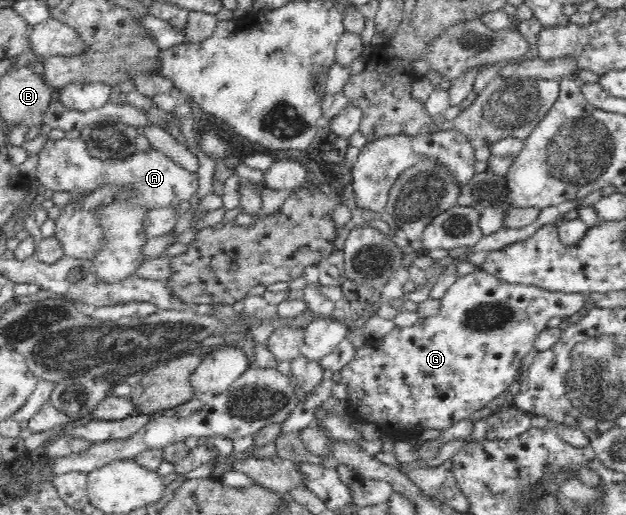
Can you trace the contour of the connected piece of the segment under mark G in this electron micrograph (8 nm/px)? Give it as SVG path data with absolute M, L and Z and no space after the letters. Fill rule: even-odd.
M475 267L474 270L471 270L464 276L457 276L453 285L451 285L442 298L439 299L440 308L438 309L438 315L429 318L419 318L415 326L404 328L395 326L390 333L382 338L374 338L373 341L369 341L367 345L357 348L355 359L350 361L345 367L342 367L340 371L341 380L339 382L344 384L347 389L346 399L348 404L346 411L348 415L354 417L356 421L361 421L361 423L374 423L382 435L389 438L417 437L426 429L443 431L453 422L471 417L478 409L485 407L490 401L493 401L493 399L499 397L504 392L508 393L507 389L509 389L509 385L517 380L517 371L521 365L521 361L527 357L529 351L533 351L534 341L544 329L547 329L547 324L553 317L566 320L577 311L585 312L587 310L587 303L589 303L589 301L597 301L601 296L602 294L597 292L590 294L552 292L541 289L536 285L509 283L495 277L493 274L487 273L482 267Z

